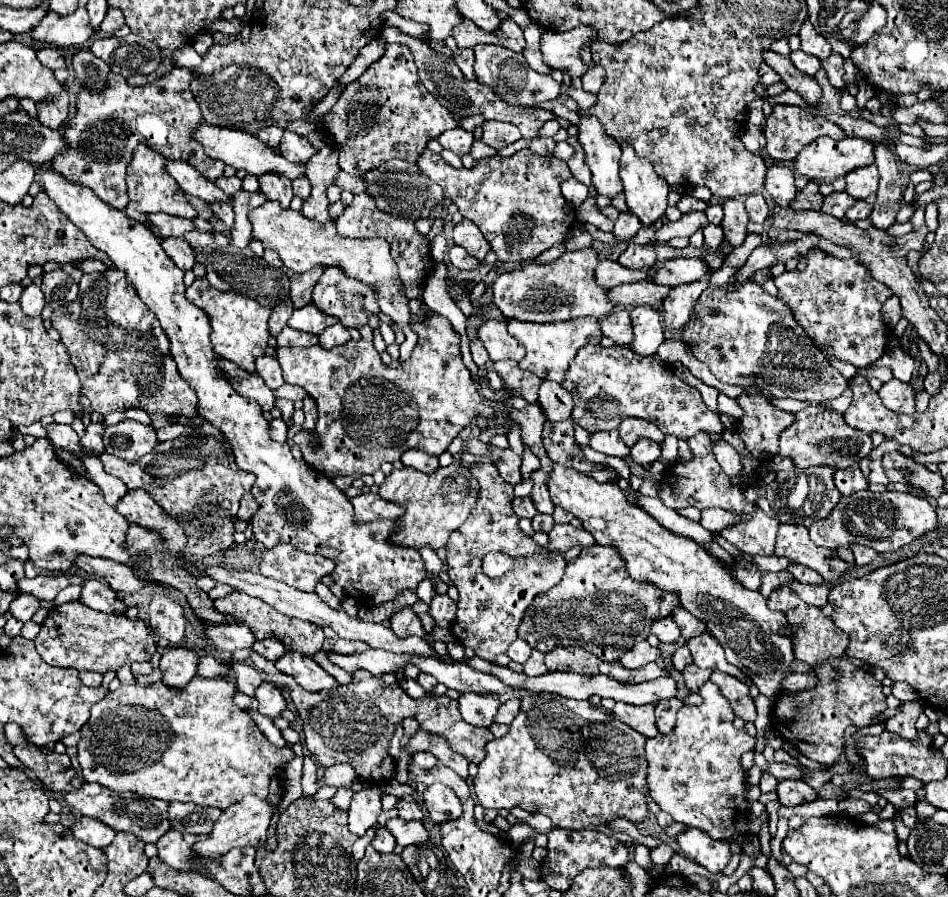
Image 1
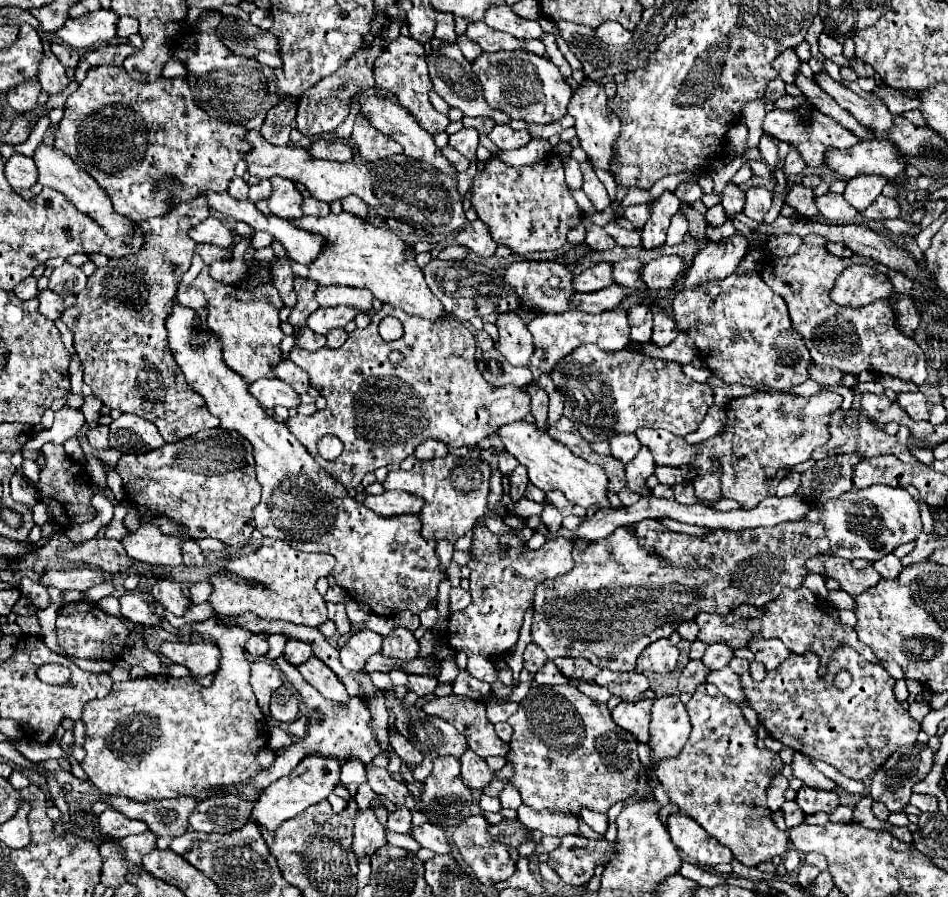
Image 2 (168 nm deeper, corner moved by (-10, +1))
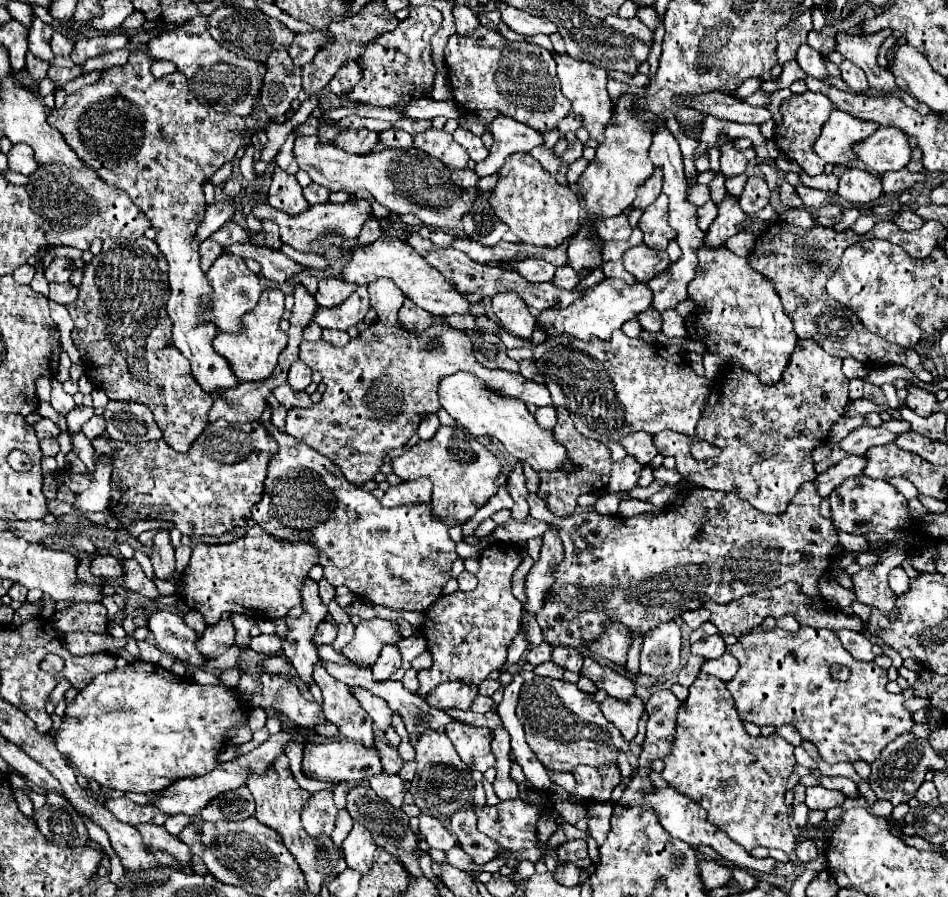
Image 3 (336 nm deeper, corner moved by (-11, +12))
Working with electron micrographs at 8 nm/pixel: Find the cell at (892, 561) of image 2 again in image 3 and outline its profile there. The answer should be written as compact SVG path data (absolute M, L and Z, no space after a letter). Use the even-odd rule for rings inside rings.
M898 566L898 568L894 568L894 570L890 572L888 584L890 584L890 588L892 588L896 594L904 594L904 592L908 592L910 578L908 578L908 574L904 572L904 568Z

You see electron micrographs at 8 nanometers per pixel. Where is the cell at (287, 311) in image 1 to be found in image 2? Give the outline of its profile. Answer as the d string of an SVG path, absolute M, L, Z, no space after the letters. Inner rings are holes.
M277 261L271 267L271 271L275 275L273 285L277 287L277 291L279 291L281 299L283 299L283 303L285 303L285 307L291 309L293 303L295 303L295 289L293 289L293 271L291 271L289 263L287 261Z

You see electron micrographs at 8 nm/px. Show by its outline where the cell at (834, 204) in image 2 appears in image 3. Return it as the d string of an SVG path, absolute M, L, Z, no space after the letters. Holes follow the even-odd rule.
M802 184L796 186L796 194L800 196L802 204L808 206L808 208L820 208L824 204L830 204L832 198L836 198L836 194L830 194L830 192L820 192L820 190L814 190L814 188L806 188Z

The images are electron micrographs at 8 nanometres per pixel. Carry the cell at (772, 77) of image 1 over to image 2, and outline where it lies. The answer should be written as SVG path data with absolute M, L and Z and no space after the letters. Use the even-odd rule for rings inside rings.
M787 49L781 55L777 55L773 59L773 69L779 73L779 77L785 83L793 83L795 81L795 73L799 71L799 59L797 59L795 51L793 49Z

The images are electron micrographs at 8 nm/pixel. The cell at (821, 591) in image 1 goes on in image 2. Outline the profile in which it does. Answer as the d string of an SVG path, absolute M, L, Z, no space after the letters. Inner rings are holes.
M837 589L837 591L829 591L827 595L827 601L839 610L850 610L853 611L853 597L849 597L845 591Z

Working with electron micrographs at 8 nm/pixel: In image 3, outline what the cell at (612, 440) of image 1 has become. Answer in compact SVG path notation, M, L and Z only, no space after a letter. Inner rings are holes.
M634 432L632 436L626 436L620 440L620 444L626 448L630 456L634 456L640 464L650 464L650 460L658 454L656 446L652 444L652 436L646 432Z

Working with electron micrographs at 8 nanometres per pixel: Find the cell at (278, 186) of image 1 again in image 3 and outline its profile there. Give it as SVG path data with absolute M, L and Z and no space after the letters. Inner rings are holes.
M280 166L274 168L270 190L268 190L268 202L276 210L282 210L286 214L300 214L310 208L306 198L302 196L302 188L296 182L294 176L286 174Z

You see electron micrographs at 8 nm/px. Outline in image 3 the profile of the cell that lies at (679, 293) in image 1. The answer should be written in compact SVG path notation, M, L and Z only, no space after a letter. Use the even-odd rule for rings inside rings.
M726 194L726 198L718 204L718 216L714 218L714 222L706 232L706 246L710 248L724 246L724 242L738 232L744 220L746 220L746 214L738 206L738 200Z

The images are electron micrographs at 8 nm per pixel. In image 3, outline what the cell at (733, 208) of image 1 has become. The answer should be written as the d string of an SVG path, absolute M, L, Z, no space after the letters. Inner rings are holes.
M732 140L724 142L720 146L720 166L722 166L722 174L726 178L730 176L736 176L736 174L742 174L750 162L750 158L756 158L756 152L754 148L748 148L748 150L736 150L732 146Z

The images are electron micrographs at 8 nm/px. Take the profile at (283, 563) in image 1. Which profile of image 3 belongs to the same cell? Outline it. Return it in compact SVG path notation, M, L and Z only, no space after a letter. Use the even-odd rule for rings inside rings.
M252 526L246 536L230 544L196 544L190 564L180 576L182 588L178 590L178 596L190 608L196 608L208 626L232 612L246 616L271 613L271 618L266 620L278 620L284 618L290 608L300 604L300 584L314 564L318 564L318 552L310 544L280 542L278 538L266 534L260 526ZM257 594L262 595L261 600L256 598Z

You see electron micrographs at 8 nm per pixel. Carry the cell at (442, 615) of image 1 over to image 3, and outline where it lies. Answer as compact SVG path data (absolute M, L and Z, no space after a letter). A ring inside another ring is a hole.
M462 572L460 576L458 576L458 584L460 584L460 590L474 590L476 588L476 584L478 584L478 580L476 580L476 574L470 574L470 572Z

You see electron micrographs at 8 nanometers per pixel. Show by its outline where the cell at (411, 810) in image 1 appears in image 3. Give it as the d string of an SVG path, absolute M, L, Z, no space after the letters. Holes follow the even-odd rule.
M322 664L314 668L314 680L322 690L322 710L324 716L336 724L342 736L362 742L368 748L374 746L372 742L372 718L368 712L358 704L358 700L350 694L350 688L338 680L334 680Z

